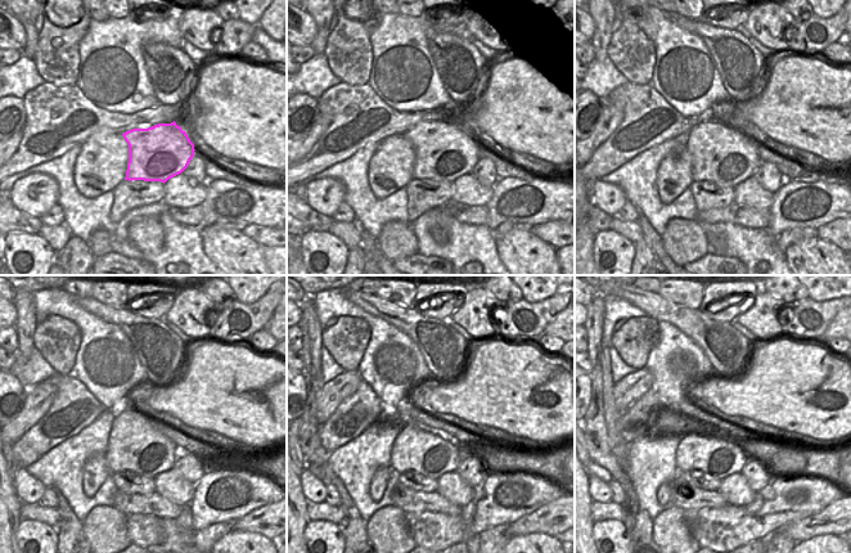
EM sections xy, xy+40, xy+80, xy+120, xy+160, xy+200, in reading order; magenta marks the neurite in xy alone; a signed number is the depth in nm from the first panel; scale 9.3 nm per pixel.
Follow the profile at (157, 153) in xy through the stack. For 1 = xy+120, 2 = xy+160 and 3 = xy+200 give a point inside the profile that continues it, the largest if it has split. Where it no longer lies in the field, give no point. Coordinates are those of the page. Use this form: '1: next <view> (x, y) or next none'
1: next xy+120 (134, 445)
2: next xy+160 (414, 450)
3: next xy+200 (716, 458)

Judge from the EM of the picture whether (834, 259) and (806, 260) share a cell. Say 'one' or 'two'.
one

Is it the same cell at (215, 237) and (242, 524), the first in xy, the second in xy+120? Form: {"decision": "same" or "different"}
{"decision": "different"}

